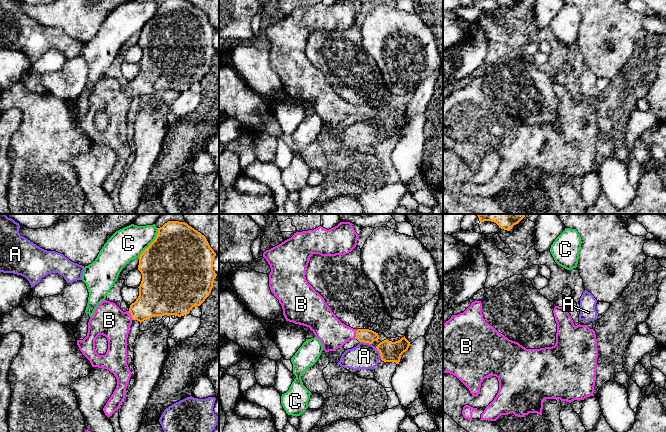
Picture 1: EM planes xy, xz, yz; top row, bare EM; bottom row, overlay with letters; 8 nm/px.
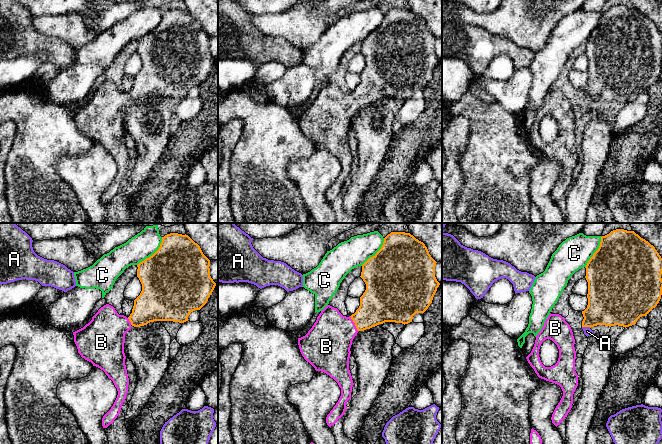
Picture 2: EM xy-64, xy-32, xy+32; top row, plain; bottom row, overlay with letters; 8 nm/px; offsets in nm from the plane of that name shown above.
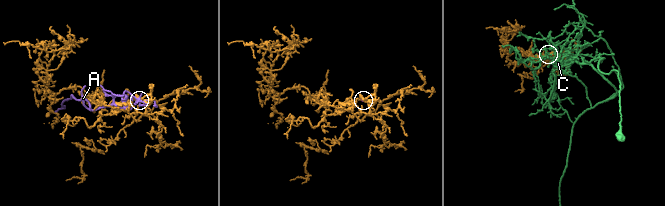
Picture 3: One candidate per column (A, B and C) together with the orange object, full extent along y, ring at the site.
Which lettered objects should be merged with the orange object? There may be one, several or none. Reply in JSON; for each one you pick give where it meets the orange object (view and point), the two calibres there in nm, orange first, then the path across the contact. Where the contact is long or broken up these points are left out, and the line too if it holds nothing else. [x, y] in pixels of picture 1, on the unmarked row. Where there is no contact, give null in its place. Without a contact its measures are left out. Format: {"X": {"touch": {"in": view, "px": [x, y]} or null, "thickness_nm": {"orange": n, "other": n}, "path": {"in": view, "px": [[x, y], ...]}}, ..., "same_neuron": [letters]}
{"B": {"touch": {"in": "xy", "px": [131, 91]}, "thickness_nm": {"orange": 280, "other": 260}, "path": {"in": "xy", "px": [[156, 73], [144, 84], [131, 91], [123, 96], [109, 96]]}}, "same_neuron": ["B"]}

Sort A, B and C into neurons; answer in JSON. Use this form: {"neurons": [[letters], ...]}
{"neurons": [["A"], ["B"], ["C"]]}

